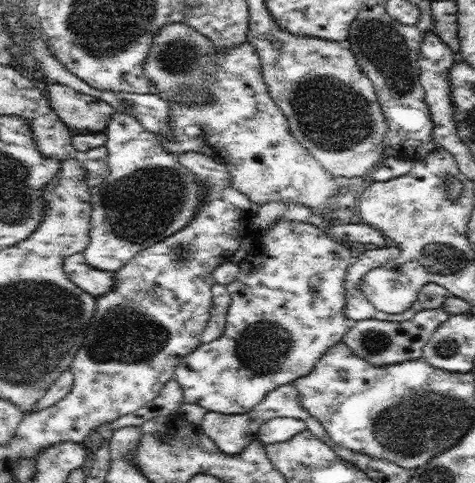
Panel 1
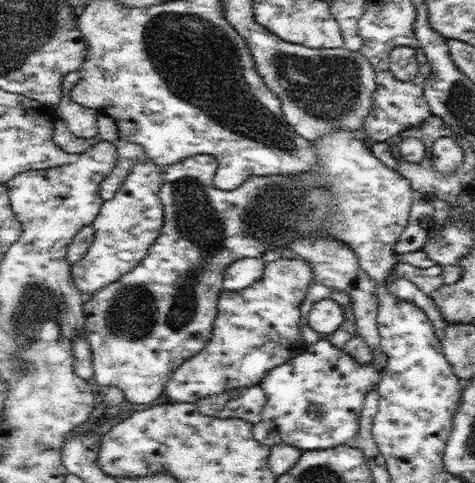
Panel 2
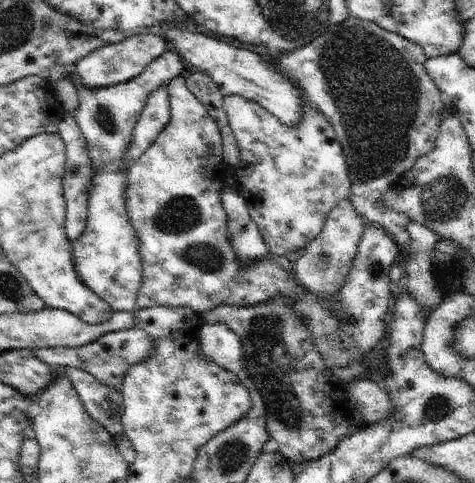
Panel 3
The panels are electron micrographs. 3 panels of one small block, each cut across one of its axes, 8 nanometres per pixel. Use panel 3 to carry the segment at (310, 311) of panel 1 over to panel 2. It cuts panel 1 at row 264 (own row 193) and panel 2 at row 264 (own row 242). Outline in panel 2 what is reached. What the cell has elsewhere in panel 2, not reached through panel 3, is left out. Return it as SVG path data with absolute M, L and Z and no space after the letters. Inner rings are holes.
M279 258L263 266L263 274L253 286L235 292L221 290L211 338L199 354L187 358L173 370L163 392L167 400L175 404L195 404L201 398L257 386L275 366L303 354L309 346L303 342L299 330L299 310L311 282L313 272L307 260Z

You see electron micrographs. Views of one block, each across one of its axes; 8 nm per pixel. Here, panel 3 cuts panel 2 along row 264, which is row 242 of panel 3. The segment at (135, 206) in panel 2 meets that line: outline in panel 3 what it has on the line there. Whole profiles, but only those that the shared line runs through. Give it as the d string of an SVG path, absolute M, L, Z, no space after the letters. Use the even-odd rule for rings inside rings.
M165 50L159 58L151 60L147 68L129 82L107 86L107 88L83 88L75 80L79 106L73 112L77 128L85 138L89 168L93 172L87 192L87 226L79 240L73 242L73 268L79 280L113 312L133 312L137 292L141 288L141 258L139 258L139 240L127 218L125 206L125 188L127 188L127 170L125 152L131 144L135 124L145 108L147 96L153 90L167 86L173 78L181 76L183 66L175 50Z

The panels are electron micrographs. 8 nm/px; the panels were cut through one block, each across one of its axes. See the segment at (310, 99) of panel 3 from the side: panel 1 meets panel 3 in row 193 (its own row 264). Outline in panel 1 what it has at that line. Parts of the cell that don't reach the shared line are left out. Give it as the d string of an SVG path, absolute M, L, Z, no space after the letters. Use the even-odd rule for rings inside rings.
M383 244L383 246L377 246L377 248L373 248L373 250L365 250L365 252L361 252L361 254L355 254L355 258L353 258L353 262L351 262L351 266L347 268L347 274L345 274L345 284L343 284L343 288L345 288L345 316L349 318L349 322L353 324L353 322L359 322L359 320L367 320L367 318L375 318L375 320L395 320L395 322L407 322L407 320L411 320L417 312L421 312L421 310L433 310L433 308L443 308L443 302L445 302L445 298L449 296L449 292L447 290L443 290L443 286L439 286L439 284L435 284L435 282L427 282L427 284L423 284L421 286L421 290L419 290L419 296L417 296L417 300L413 302L413 306L409 308L409 310L405 310L405 312L401 312L401 314L395 314L395 316L389 316L389 314L385 314L385 312L381 312L381 310L375 310L375 306L363 296L363 292L361 292L361 282L363 282L363 276L369 272L369 270L373 270L373 268L381 268L381 266L387 266L389 262L393 262L395 258L399 256L399 248L395 246L395 244Z

